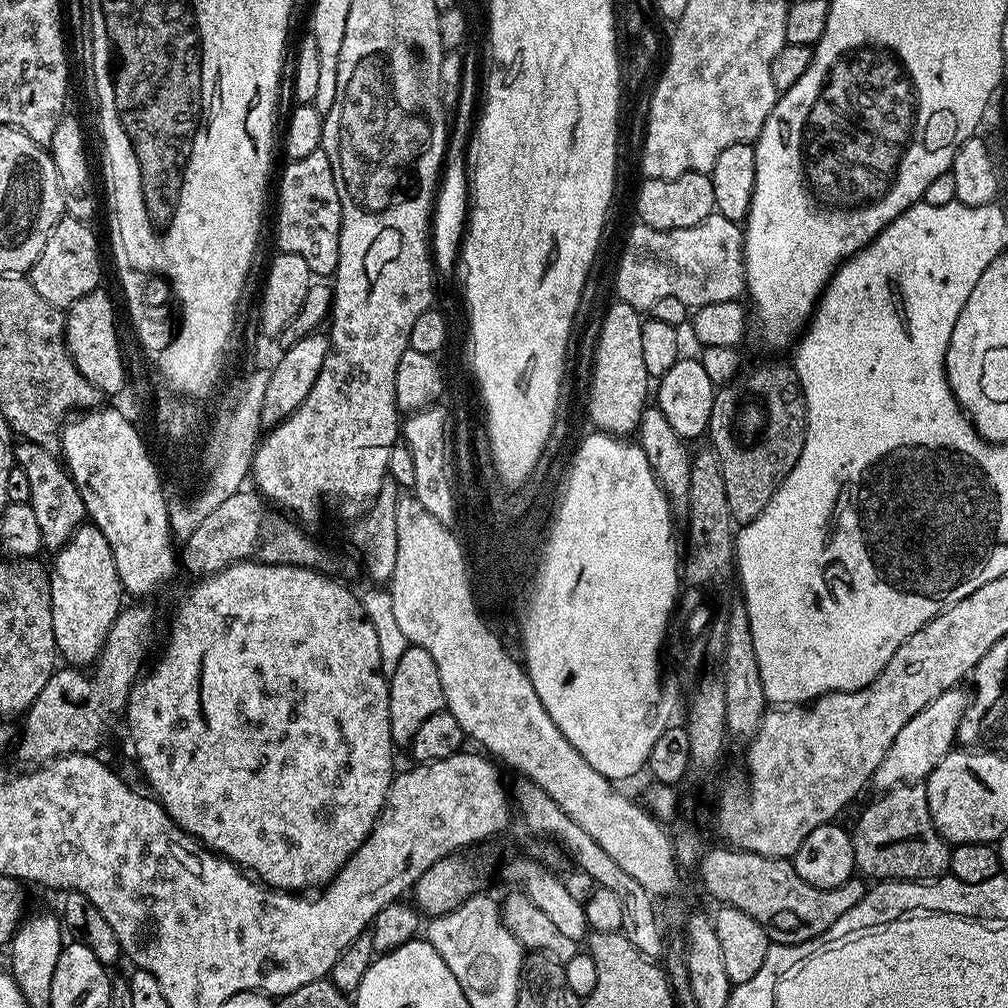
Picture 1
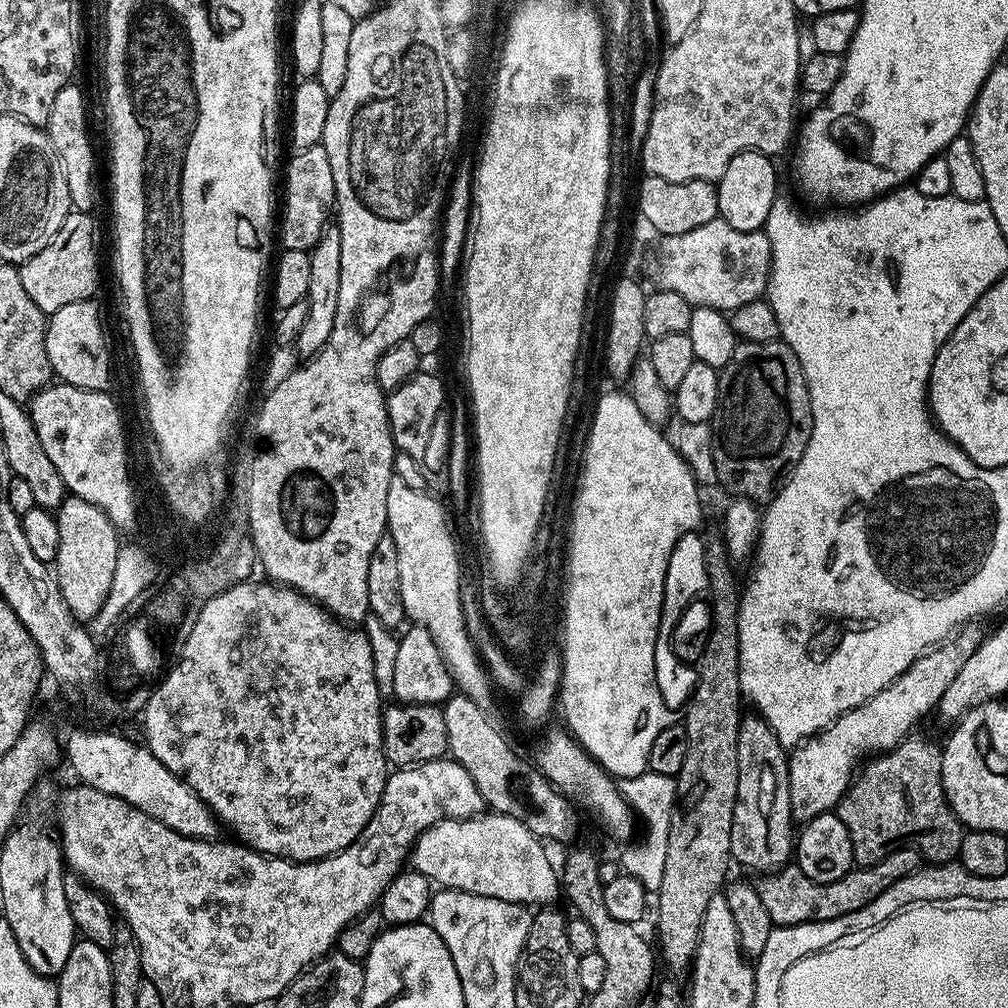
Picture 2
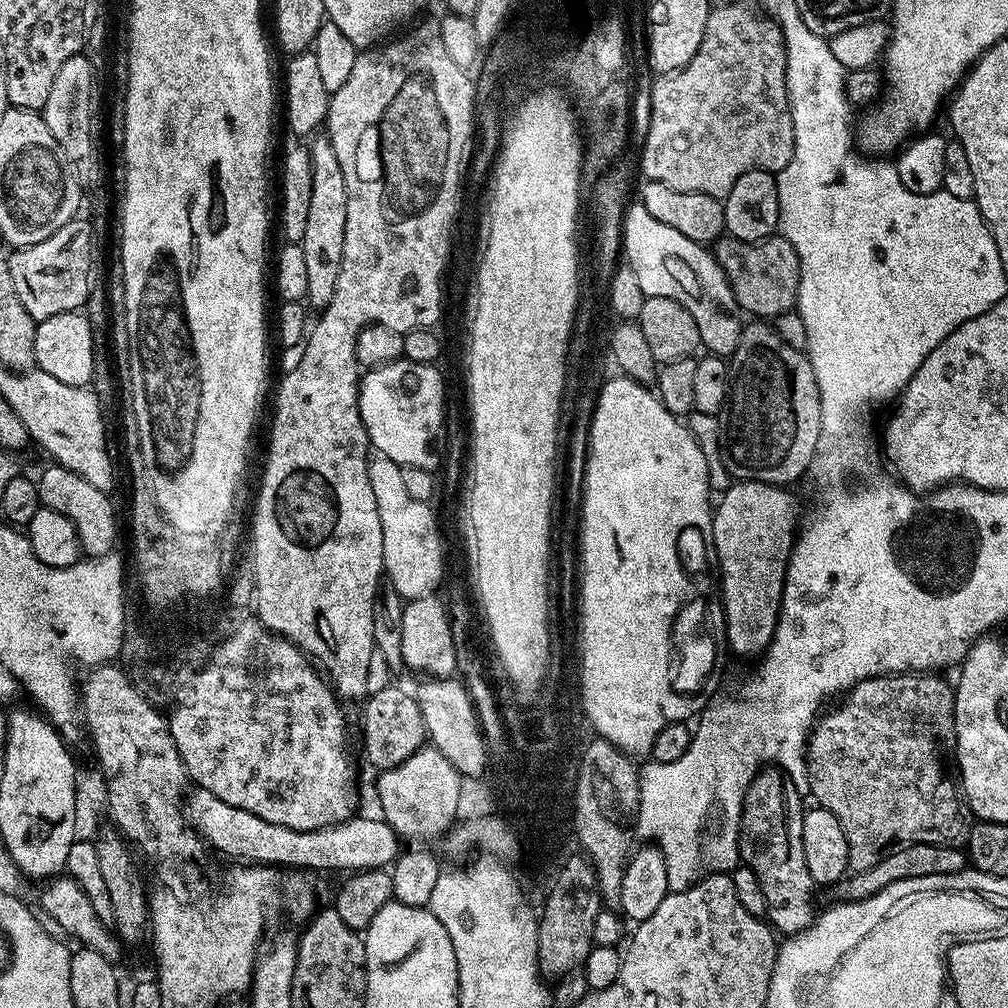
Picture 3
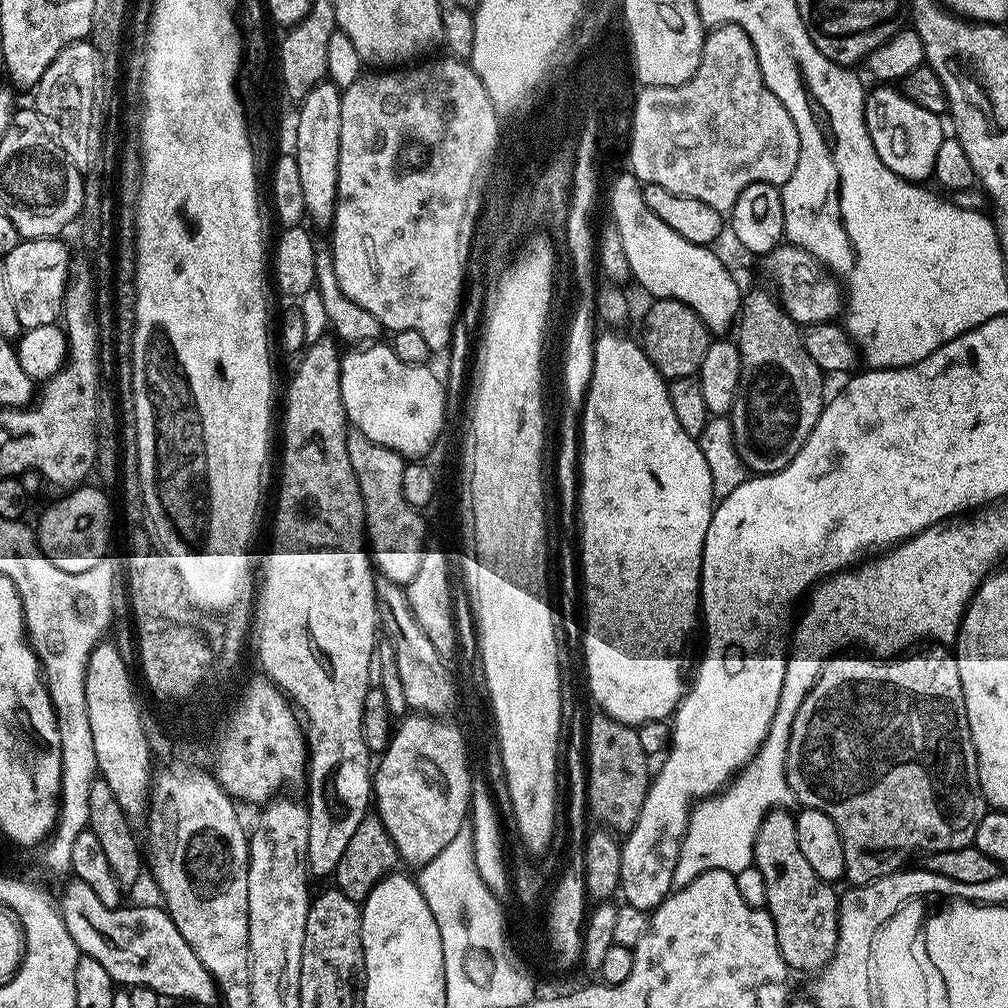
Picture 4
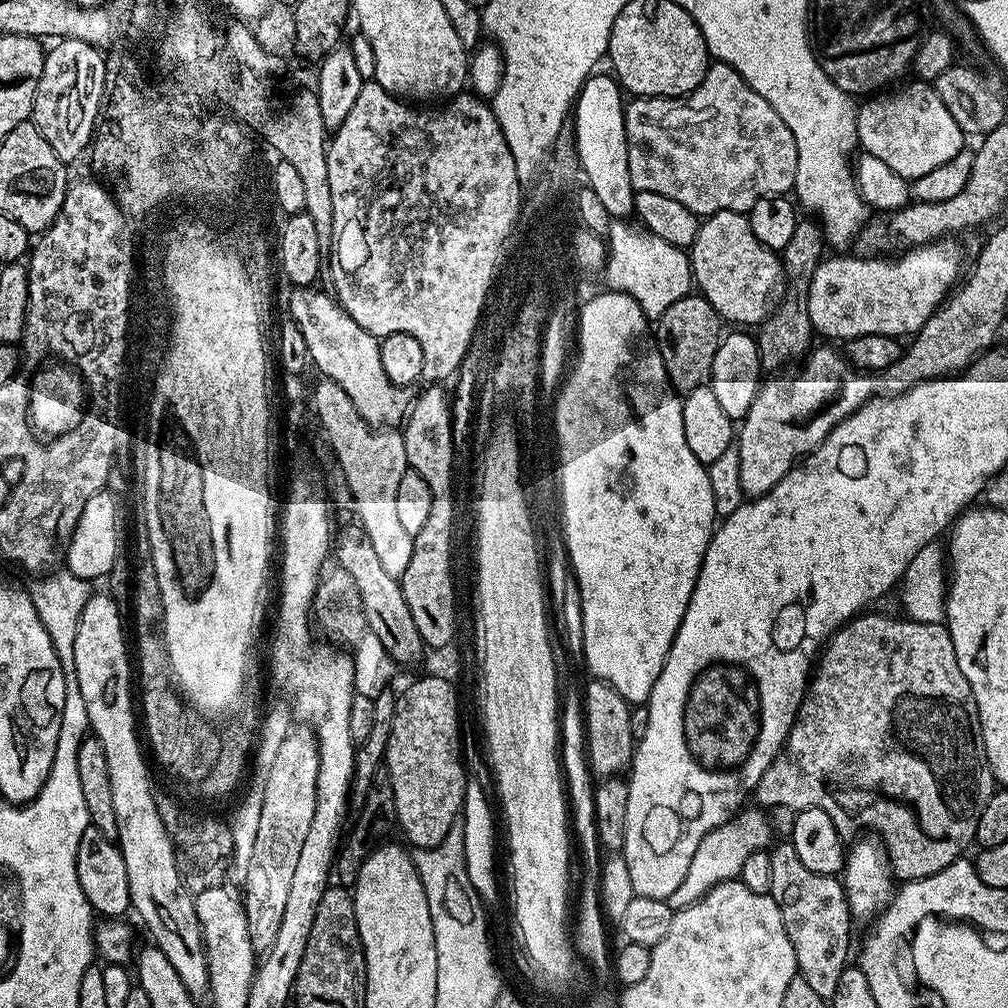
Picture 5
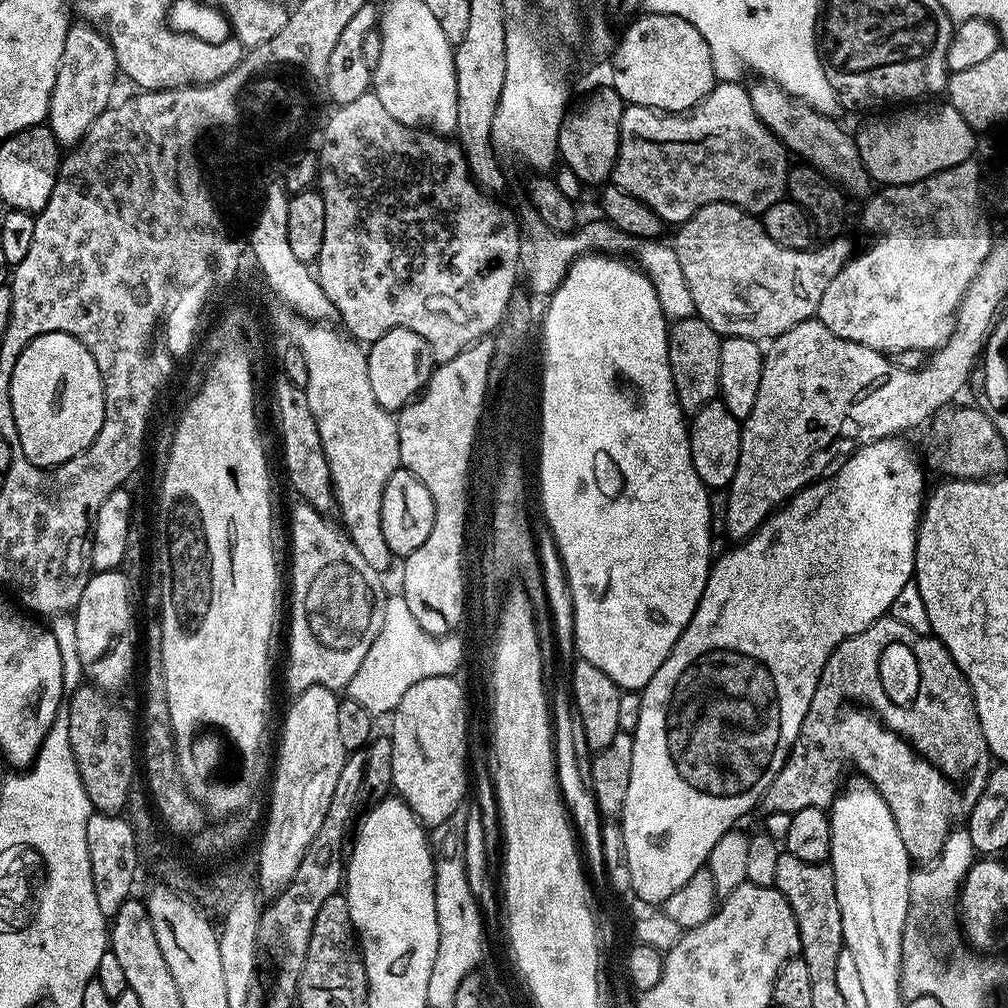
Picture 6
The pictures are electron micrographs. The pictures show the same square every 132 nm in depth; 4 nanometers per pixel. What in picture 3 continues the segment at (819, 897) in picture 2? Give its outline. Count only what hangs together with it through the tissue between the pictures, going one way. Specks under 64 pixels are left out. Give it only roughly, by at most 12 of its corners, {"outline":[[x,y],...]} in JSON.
{"outline":[[906,844],[878,866],[845,875],[835,899],[858,902],[910,878],[958,874],[968,853],[950,844]]}

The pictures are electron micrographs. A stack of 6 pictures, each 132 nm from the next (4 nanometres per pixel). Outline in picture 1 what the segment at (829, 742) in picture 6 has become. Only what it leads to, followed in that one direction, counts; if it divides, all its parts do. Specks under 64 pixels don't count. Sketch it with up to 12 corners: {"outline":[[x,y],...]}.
{"outline":[[924,784],[879,793],[851,829],[856,872],[927,882],[952,848]]}

